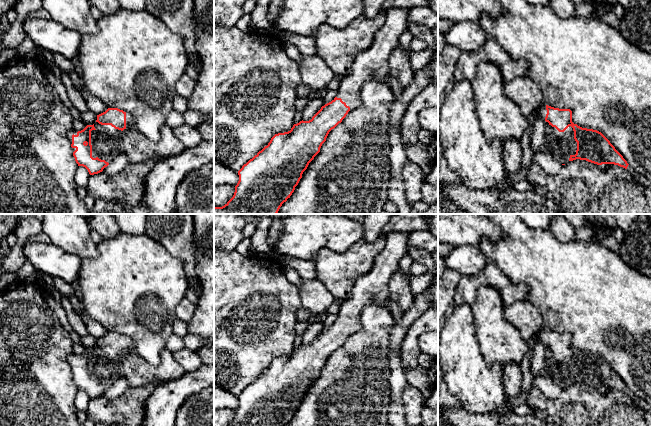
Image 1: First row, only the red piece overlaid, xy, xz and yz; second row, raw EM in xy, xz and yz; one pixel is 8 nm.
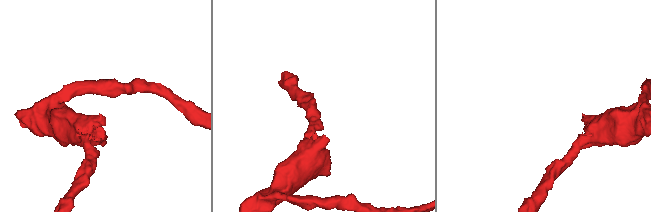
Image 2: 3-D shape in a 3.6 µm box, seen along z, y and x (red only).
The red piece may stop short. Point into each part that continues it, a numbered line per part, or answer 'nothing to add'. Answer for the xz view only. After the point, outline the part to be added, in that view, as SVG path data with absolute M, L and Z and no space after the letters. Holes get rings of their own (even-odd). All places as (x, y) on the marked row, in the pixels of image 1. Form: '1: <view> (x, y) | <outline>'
1: xz (372, 63) | M393 7L384 11L385 23L375 33L370 47L360 52L350 73L340 81L337 98L341 98L350 110L361 104L361 87L370 79L384 81L389 74L389 57L399 45L400 36L407 30L409 9Z

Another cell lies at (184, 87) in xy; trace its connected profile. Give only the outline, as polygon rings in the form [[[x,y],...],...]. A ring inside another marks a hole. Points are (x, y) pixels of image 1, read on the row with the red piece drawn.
[[[184,73],[176,82],[176,94],[184,98],[189,98],[195,88],[194,80]]]

